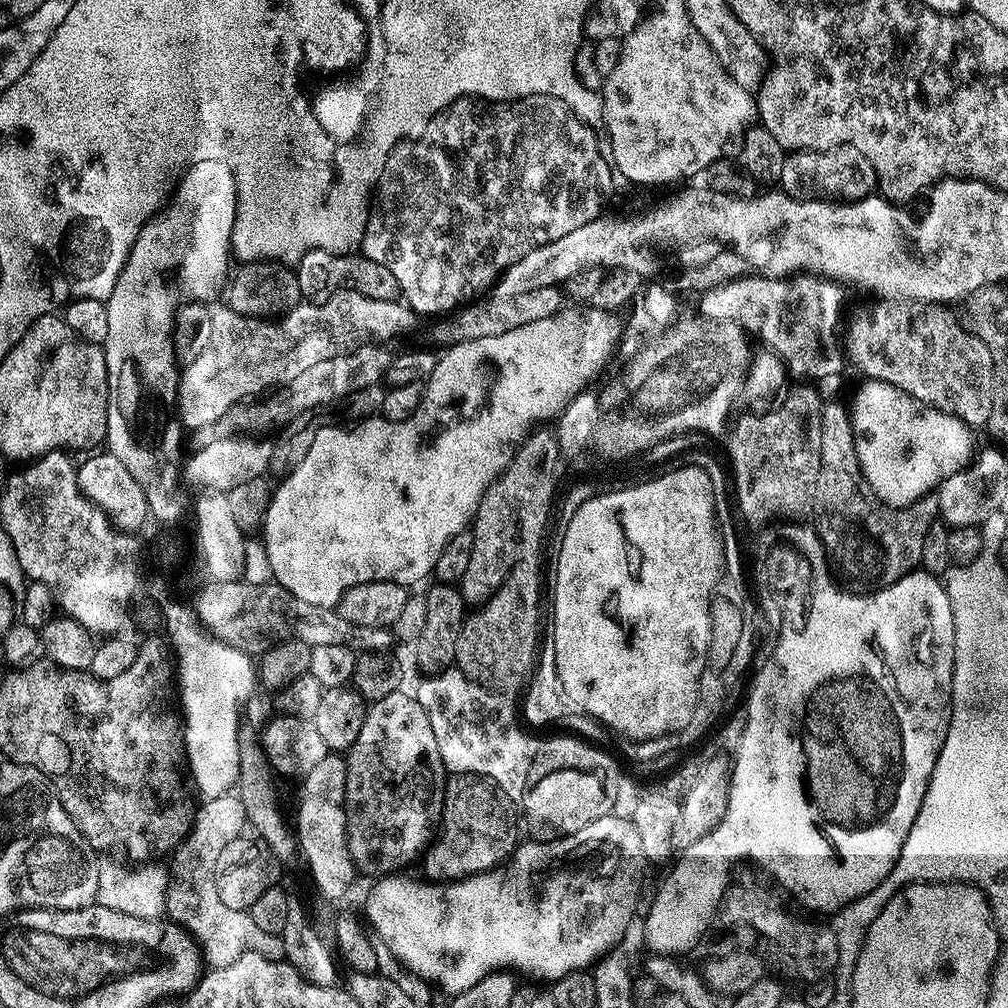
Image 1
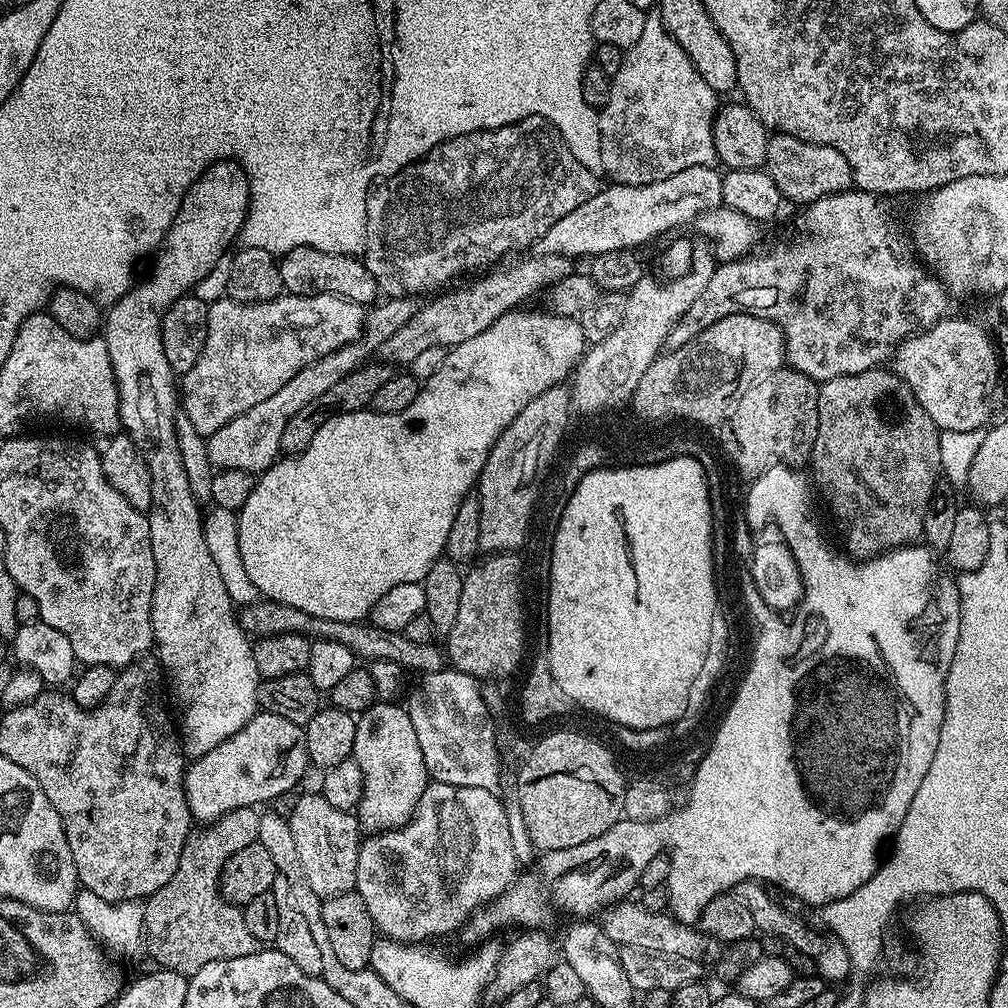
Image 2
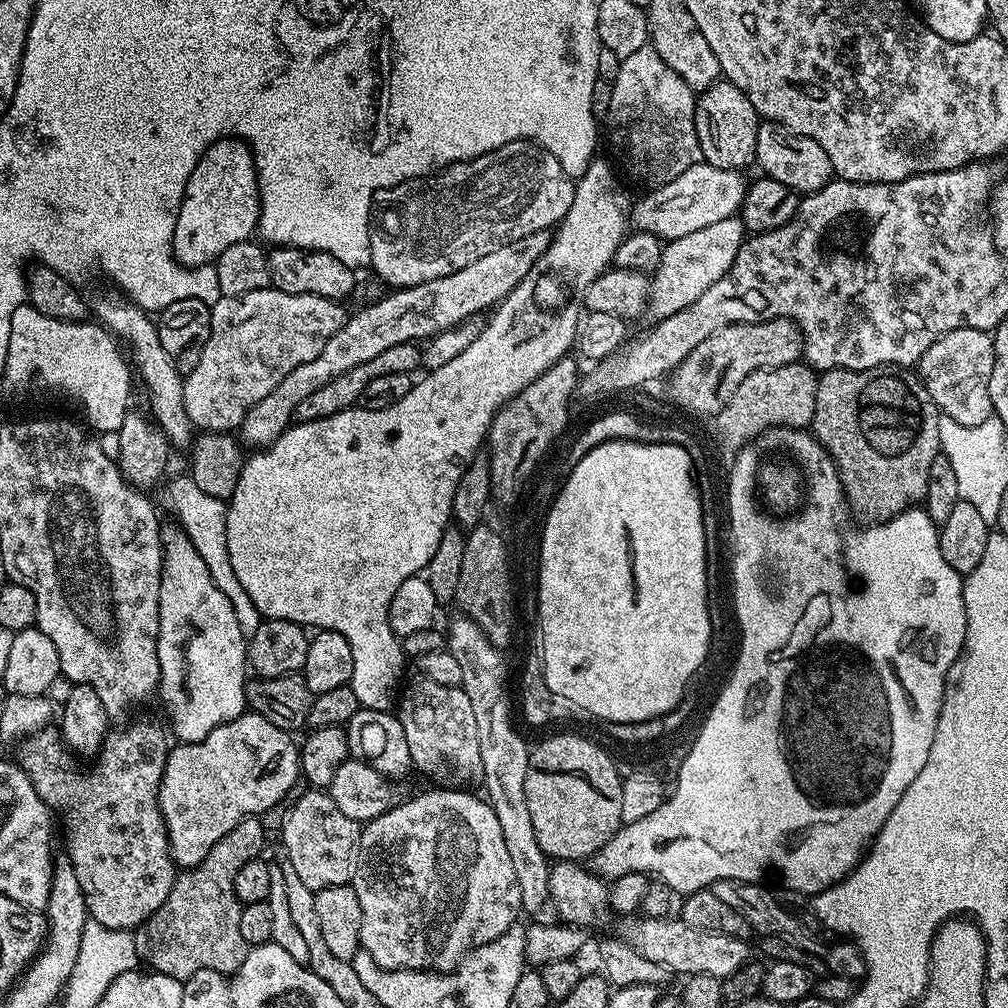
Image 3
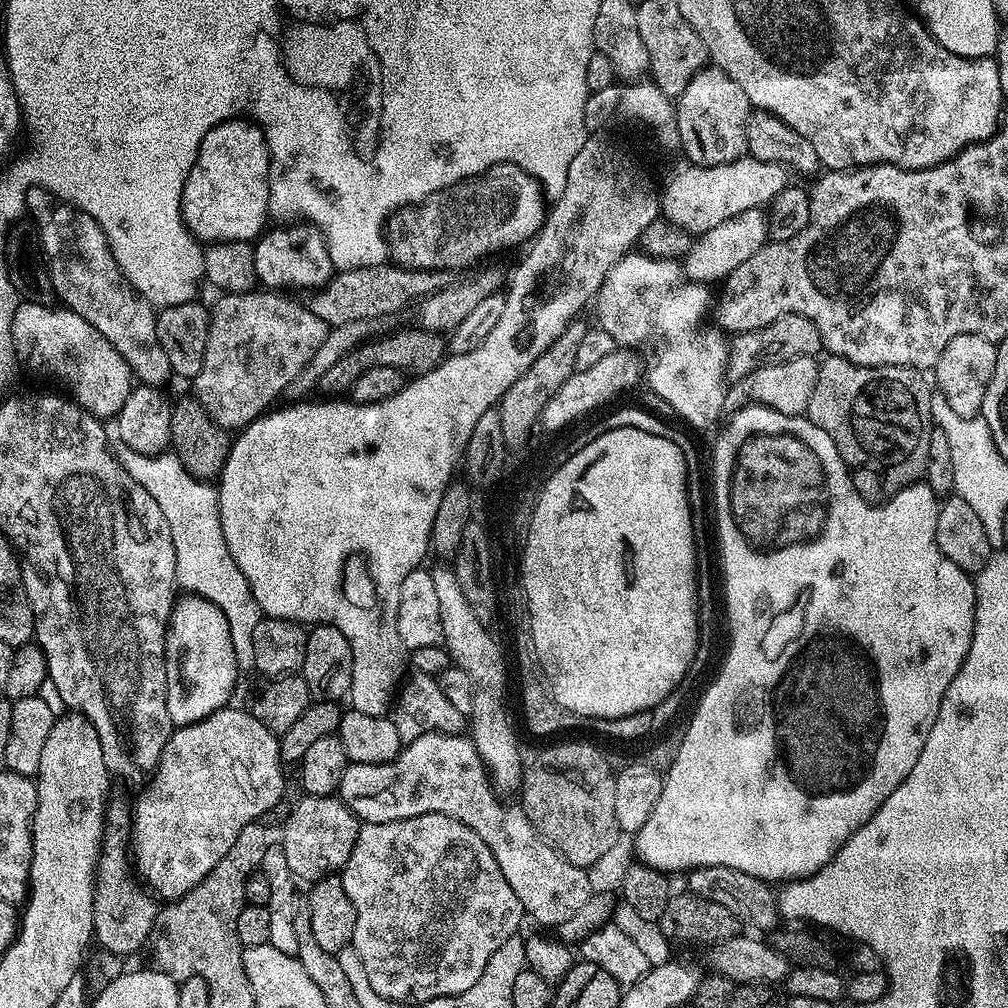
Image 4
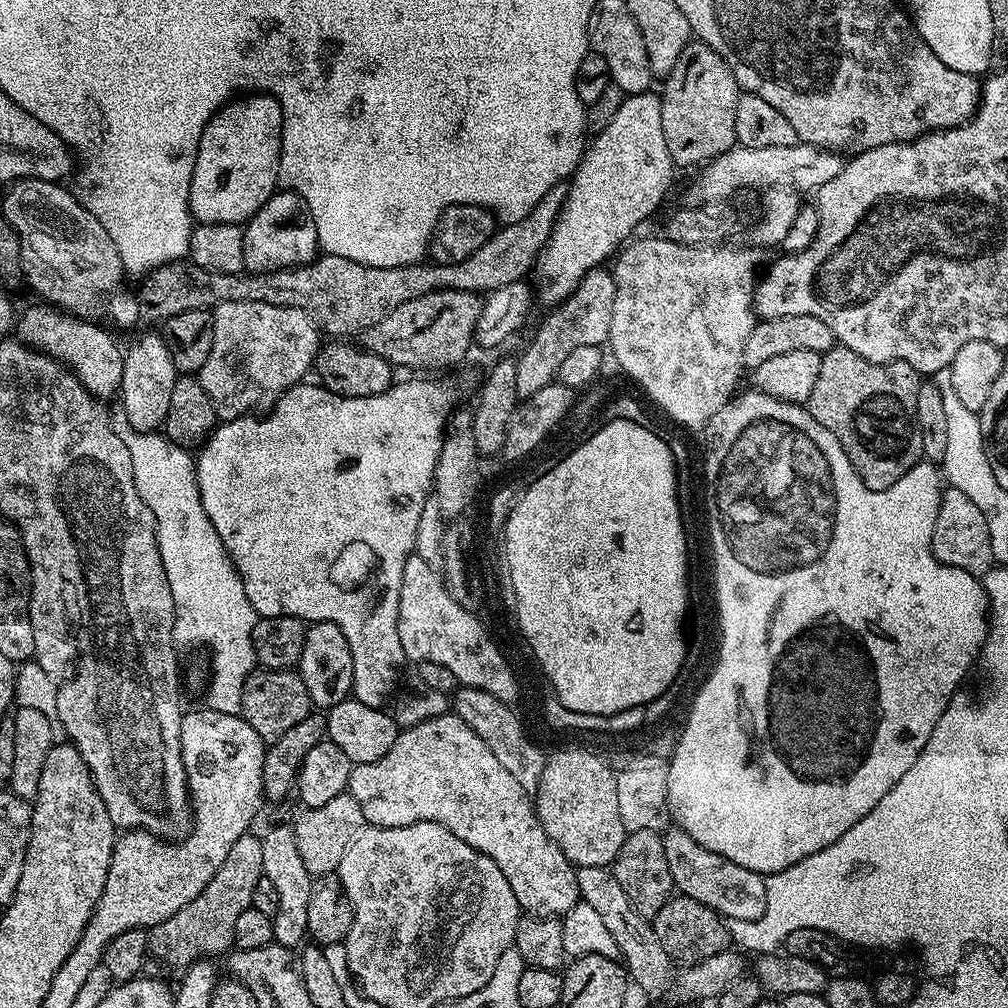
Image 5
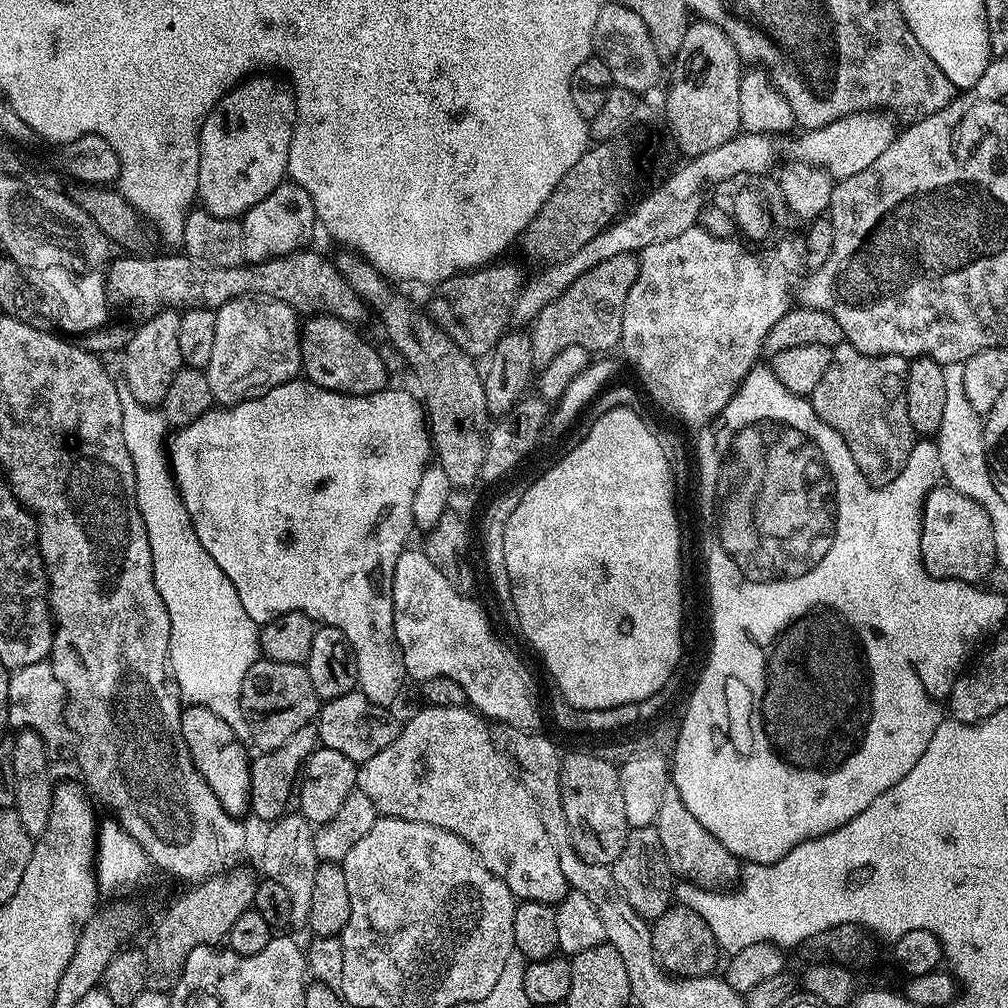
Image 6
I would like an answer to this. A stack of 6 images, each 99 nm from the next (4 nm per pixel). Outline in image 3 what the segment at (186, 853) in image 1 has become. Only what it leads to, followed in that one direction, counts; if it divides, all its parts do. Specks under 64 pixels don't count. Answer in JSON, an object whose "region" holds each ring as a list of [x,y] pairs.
{"region":[[[245,816],[226,838],[212,847],[202,862],[177,875],[166,902],[135,929],[137,954],[151,971],[183,982],[198,974],[198,970],[234,974],[242,966],[250,945],[242,938],[238,926],[242,905],[234,890],[234,878],[246,862],[263,853],[260,852],[264,848],[262,821],[260,816]]]}

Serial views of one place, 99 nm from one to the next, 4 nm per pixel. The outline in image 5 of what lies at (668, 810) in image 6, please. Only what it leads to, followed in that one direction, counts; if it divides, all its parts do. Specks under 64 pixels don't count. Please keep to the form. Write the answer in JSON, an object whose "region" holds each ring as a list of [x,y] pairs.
{"region":[[[679,826],[665,831],[663,838],[672,887],[679,895],[694,898],[694,902],[702,902],[702,906],[710,906],[710,910],[729,921],[757,920],[762,916],[766,910],[766,879],[761,873],[746,870],[746,866],[738,866],[738,862],[714,854],[714,850],[706,850],[706,846],[694,842],[694,838]]]}

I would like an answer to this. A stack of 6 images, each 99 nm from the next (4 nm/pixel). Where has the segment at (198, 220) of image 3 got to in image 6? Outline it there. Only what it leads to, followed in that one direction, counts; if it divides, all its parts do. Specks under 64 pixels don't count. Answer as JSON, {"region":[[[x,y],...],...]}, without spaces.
{"region":[[[252,74],[229,87],[200,127],[198,200],[202,207],[210,214],[234,220],[285,183],[295,124],[296,95],[287,79]]]}

